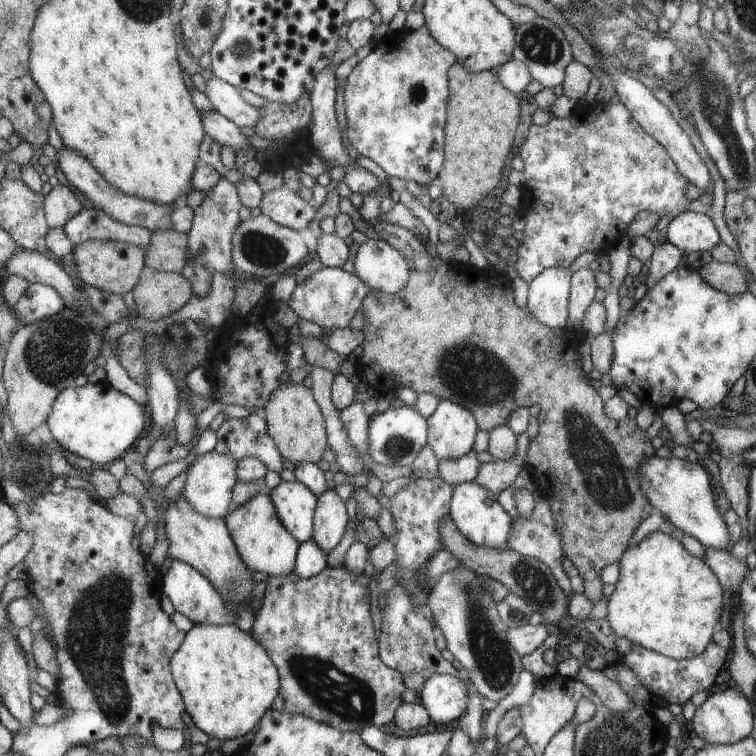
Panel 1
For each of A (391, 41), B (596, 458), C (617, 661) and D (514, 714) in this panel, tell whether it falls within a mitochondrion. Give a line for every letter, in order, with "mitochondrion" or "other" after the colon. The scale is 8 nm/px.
A: other
B: mitochondrion
C: other
D: other

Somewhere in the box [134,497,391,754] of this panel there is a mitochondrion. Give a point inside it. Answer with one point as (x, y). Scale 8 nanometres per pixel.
(346, 698)

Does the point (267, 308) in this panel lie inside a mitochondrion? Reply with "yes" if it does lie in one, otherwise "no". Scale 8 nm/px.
no

